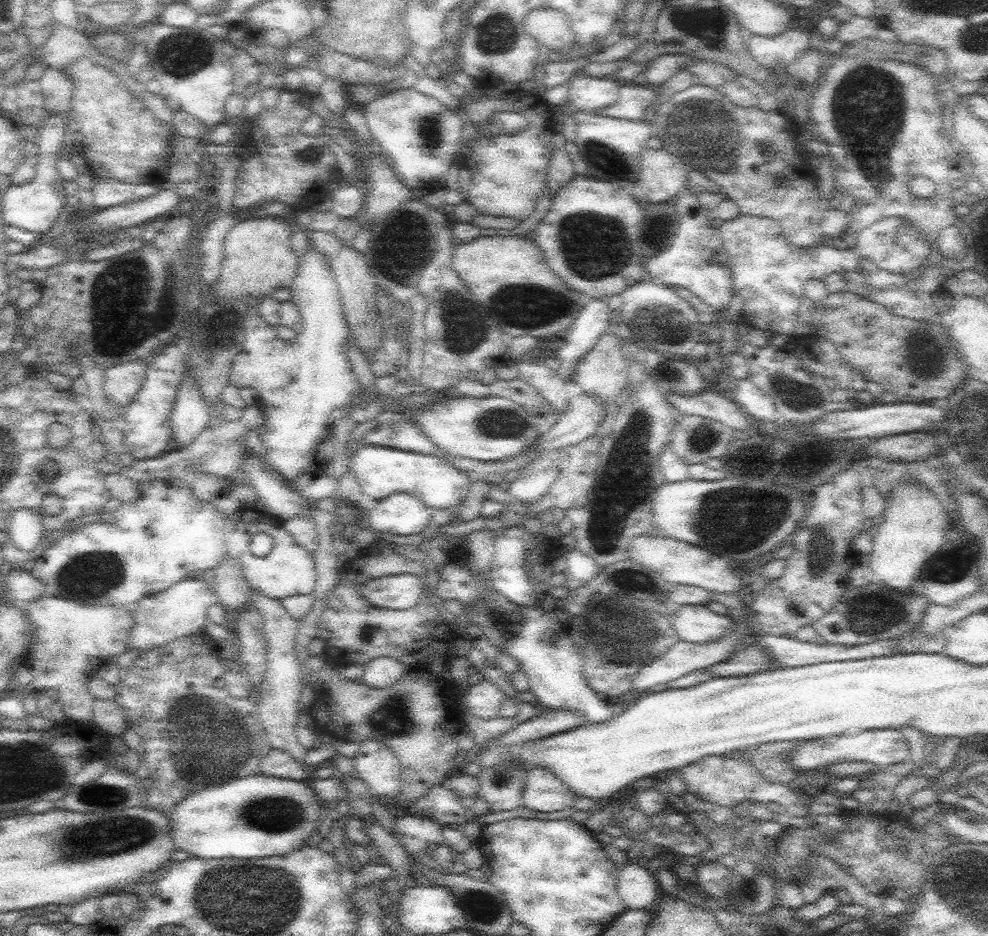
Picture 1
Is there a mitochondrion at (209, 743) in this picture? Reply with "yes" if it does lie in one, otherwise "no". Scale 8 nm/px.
yes

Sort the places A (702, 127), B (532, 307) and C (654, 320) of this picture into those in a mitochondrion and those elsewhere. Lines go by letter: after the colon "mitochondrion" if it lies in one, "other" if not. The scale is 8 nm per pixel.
A: mitochondrion
B: mitochondrion
C: mitochondrion

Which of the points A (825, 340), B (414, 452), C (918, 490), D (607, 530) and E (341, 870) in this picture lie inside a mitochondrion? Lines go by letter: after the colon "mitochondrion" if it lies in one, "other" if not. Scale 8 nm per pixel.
A: other
B: other
C: other
D: mitochondrion
E: other

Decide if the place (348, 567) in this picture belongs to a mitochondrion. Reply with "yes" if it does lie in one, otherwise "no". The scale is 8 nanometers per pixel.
no

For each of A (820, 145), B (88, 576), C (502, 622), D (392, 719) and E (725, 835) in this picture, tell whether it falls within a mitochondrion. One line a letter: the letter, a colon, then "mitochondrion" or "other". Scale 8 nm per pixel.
A: other
B: mitochondrion
C: mitochondrion
D: mitochondrion
E: other

